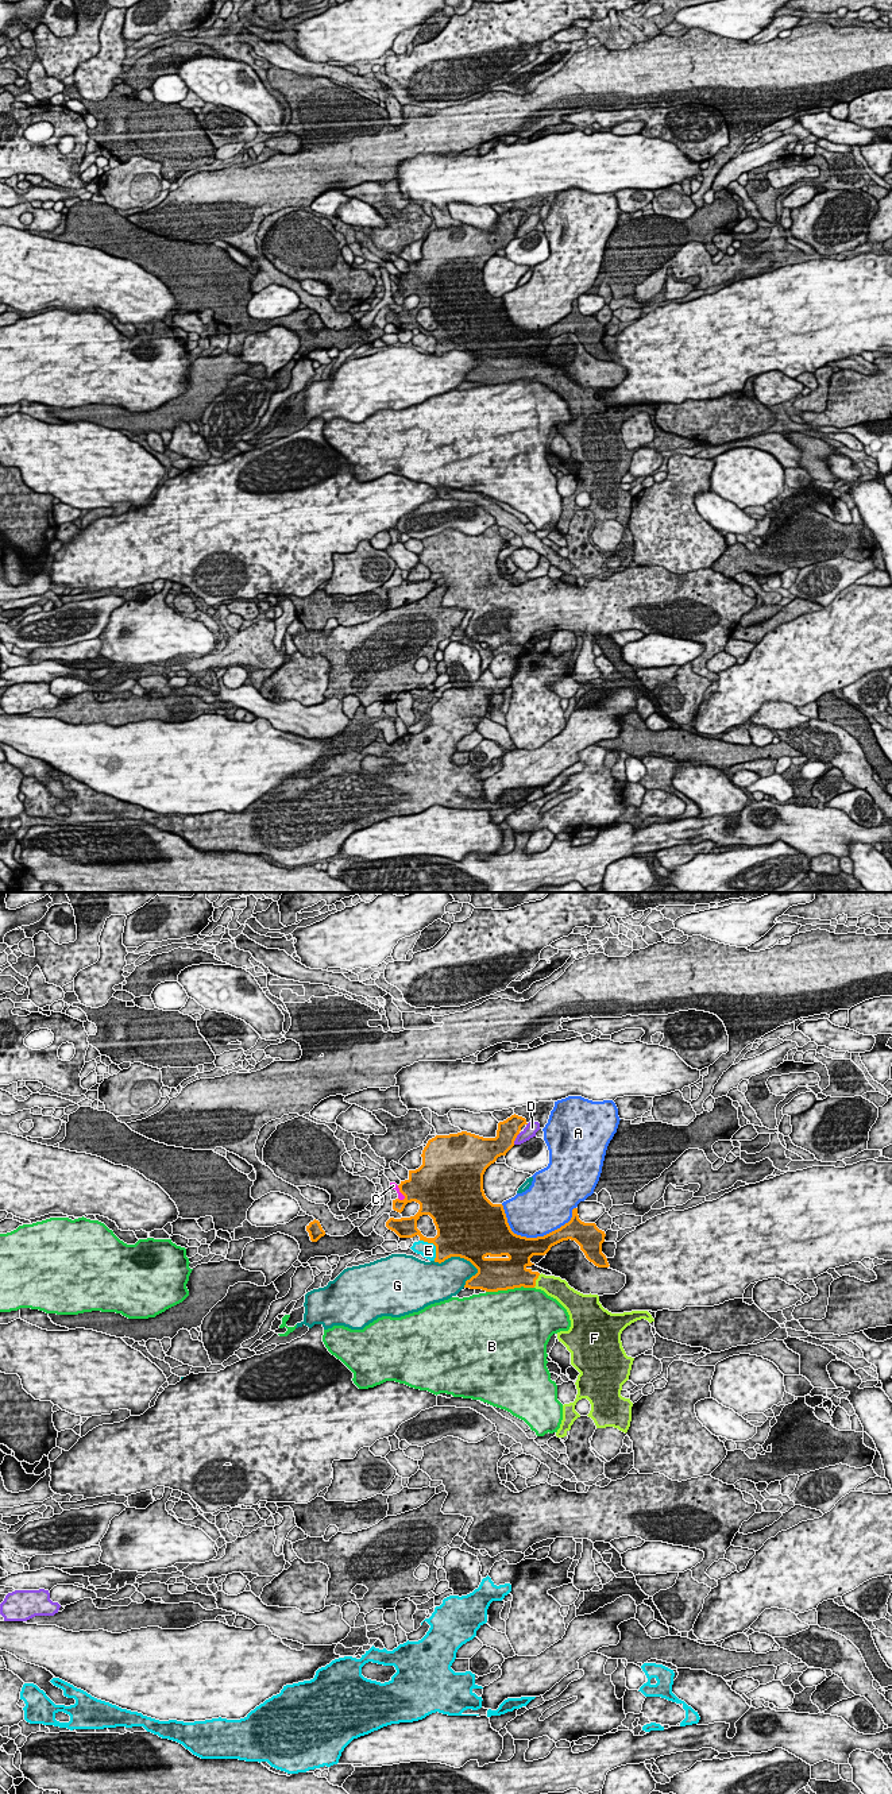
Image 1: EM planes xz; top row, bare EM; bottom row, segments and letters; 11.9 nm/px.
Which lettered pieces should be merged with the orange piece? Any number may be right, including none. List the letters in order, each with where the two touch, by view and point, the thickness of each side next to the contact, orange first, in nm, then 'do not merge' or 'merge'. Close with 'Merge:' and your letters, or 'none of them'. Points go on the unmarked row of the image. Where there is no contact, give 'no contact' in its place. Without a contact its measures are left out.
A: meets orange in xz at (535, 331); 320 nm thick on the orange side, 460 nm on the other; do not merge
B: meets orange in xz at (509, 381); 400 nm thick on the orange side, 480 nm on the other; do not merge
C: meets orange in xz at (401, 285); 380 nm thick on the orange side, 70 nm on the other; do not merge
D: meets orange in xz at (516, 230); 260 nm thick on the orange side, 160 nm on the other; do not merge
E: meets orange in xz at (435, 338); 420 nm thick on the orange side, 190 nm on the other; do not merge
F: meets orange in xz at (535, 374); 300 nm thick on the orange side, 240 nm on the other; merge
G: meets orange in xz at (456, 348); 500 nm thick on the orange side, 380 nm on the other; do not merge
Merge: F

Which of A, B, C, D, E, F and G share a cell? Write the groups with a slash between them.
A / B / C / D / E / F / G

